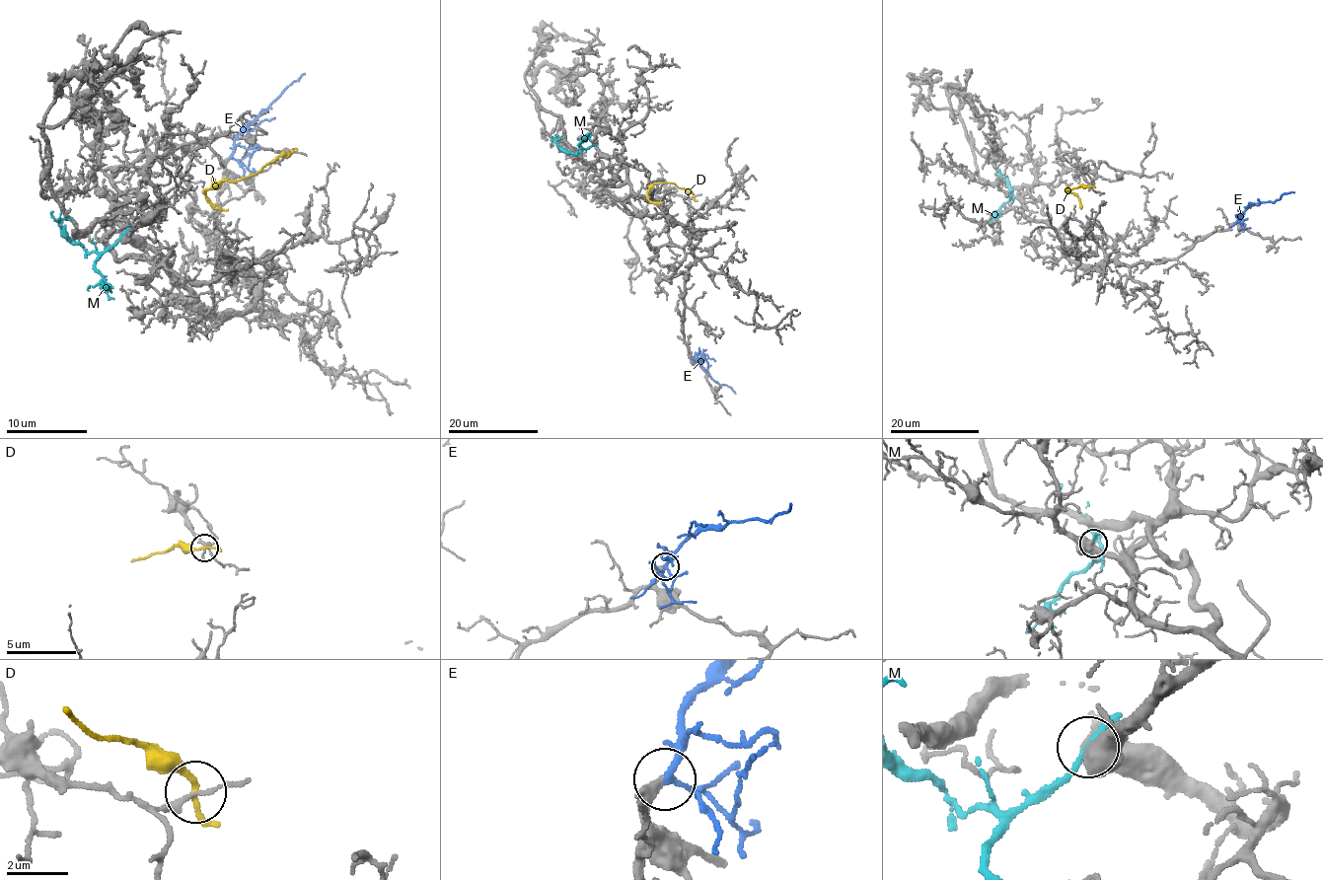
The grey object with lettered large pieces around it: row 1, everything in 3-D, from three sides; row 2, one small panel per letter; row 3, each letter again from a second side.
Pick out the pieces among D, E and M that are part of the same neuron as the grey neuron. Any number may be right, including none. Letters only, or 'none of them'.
E

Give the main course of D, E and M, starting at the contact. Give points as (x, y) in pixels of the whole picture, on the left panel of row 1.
D: (292, 151), (282, 154), (256, 175), (222, 181), (203, 193), (213, 204), (227, 210)
E: (230, 157), (233, 144), (247, 125), (304, 73)
M: (121, 236), (104, 252), (84, 250), (58, 223), (68, 218), (74, 220)

